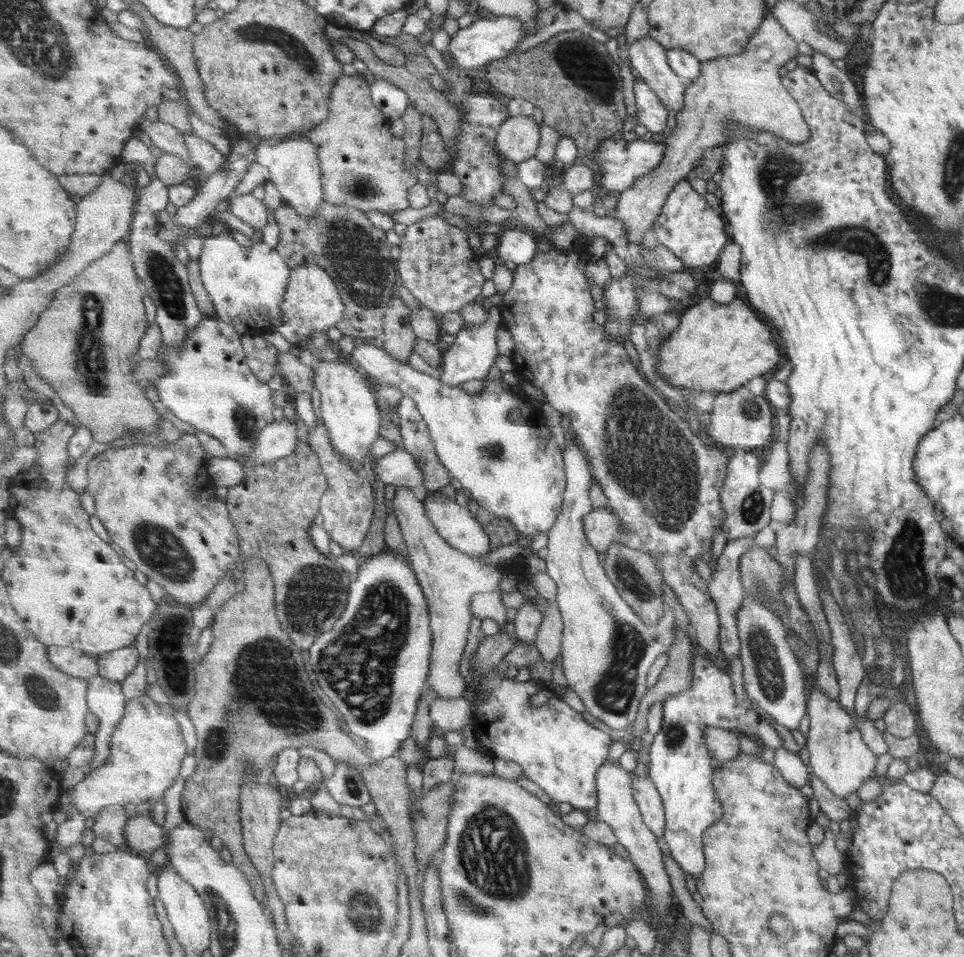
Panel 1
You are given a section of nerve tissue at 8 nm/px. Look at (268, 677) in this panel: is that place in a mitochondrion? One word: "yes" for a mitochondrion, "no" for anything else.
yes

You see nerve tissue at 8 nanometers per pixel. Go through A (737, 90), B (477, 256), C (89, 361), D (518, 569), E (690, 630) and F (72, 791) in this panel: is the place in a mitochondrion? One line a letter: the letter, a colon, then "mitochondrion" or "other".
A: other
B: other
C: mitochondrion
D: other
E: other
F: other

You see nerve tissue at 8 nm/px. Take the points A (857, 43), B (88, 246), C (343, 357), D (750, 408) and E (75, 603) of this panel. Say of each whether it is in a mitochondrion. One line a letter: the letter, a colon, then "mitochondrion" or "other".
A: other
B: other
C: other
D: mitochondrion
E: other

